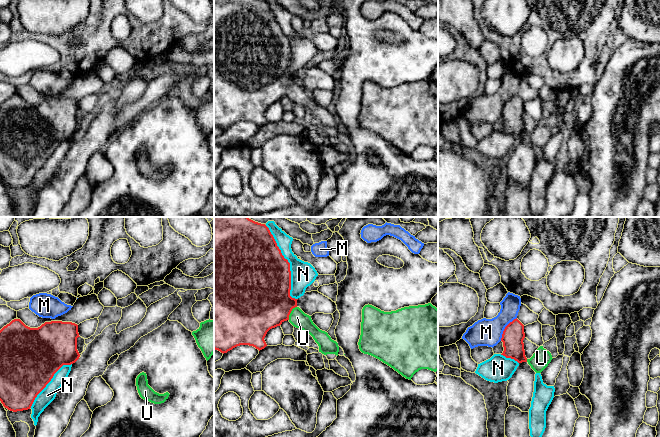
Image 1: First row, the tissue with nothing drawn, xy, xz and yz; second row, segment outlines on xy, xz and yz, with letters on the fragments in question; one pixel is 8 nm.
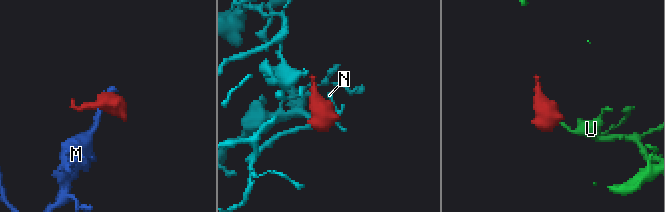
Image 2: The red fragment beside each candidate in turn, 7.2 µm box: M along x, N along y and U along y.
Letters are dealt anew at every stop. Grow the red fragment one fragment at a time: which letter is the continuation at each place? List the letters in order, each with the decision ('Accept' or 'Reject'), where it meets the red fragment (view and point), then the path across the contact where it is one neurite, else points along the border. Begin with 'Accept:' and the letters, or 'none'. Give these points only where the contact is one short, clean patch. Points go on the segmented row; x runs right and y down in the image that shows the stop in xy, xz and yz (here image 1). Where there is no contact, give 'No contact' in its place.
Accept: U
M: Reject. Touches red at yz (505, 328)
N: Reject. Touches red at xz (289, 264)
U: Accept. Touches red at xz (290, 312). Path across: xz (261, 301), (284, 307), (290, 312), (297, 317)

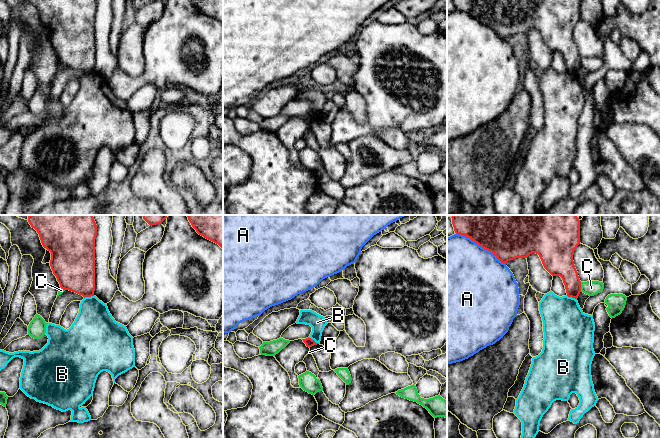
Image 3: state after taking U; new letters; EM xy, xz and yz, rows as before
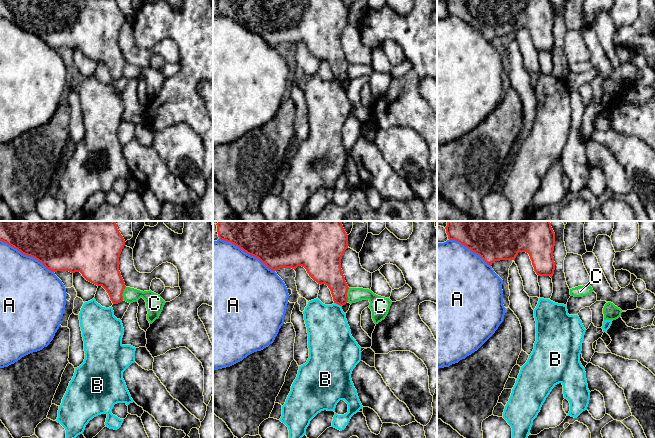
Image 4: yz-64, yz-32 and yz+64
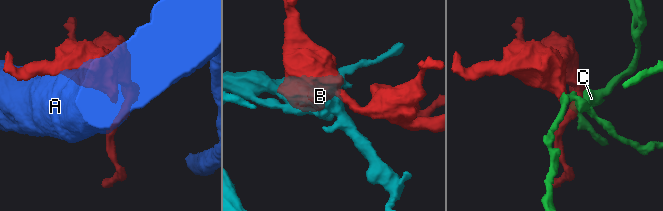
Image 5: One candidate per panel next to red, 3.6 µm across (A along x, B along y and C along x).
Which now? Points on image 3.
Accept: none
A: Reject. Touches red at yz (481, 246)
B: Reject. Touches red at yz (571, 296). Boundary: yz (566, 295), (576, 299)
C: Reject. Touches red at yz (580, 287). Boundary: yz (580, 282), (581, 291)

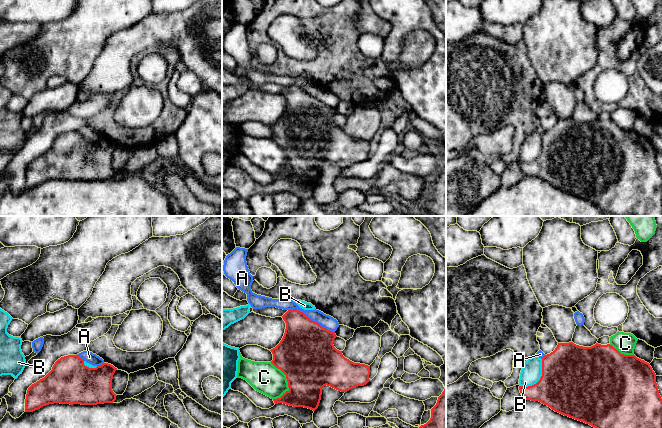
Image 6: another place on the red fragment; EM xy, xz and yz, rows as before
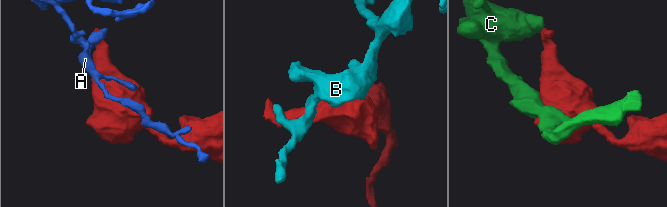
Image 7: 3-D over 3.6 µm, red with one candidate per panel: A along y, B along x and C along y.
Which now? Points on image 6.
Accept: none
A: Reject. Touches red at xz (310, 319). Boundary: xz (288, 309), (298, 309), (312, 320), (334, 332)
B: Reject. Touches red at yz (540, 379)
C: Reject. Touches red at xz (287, 381)

